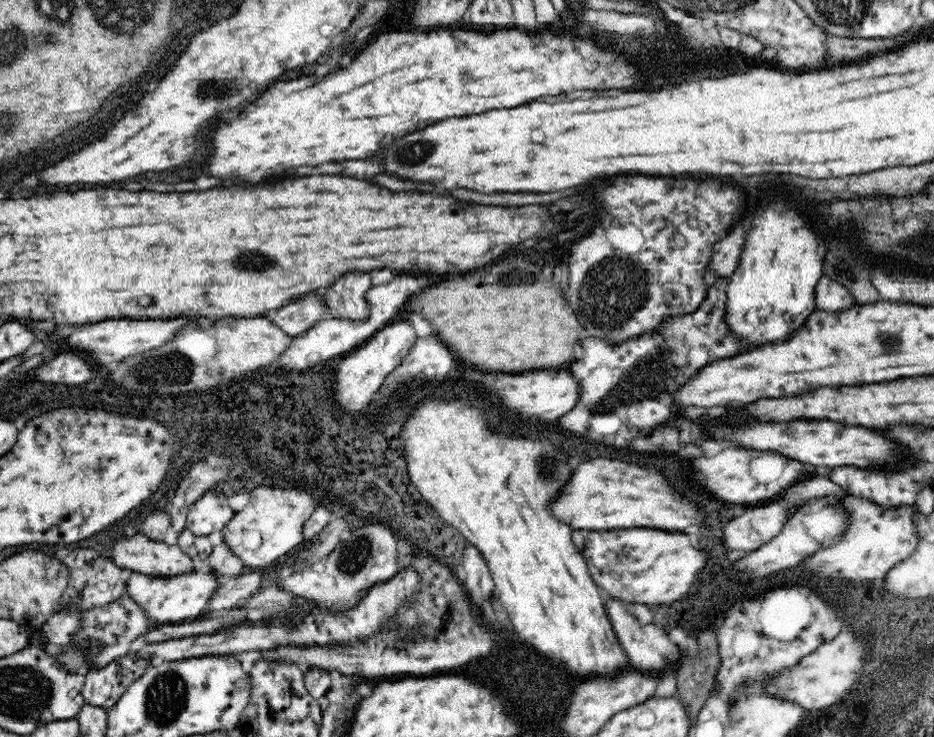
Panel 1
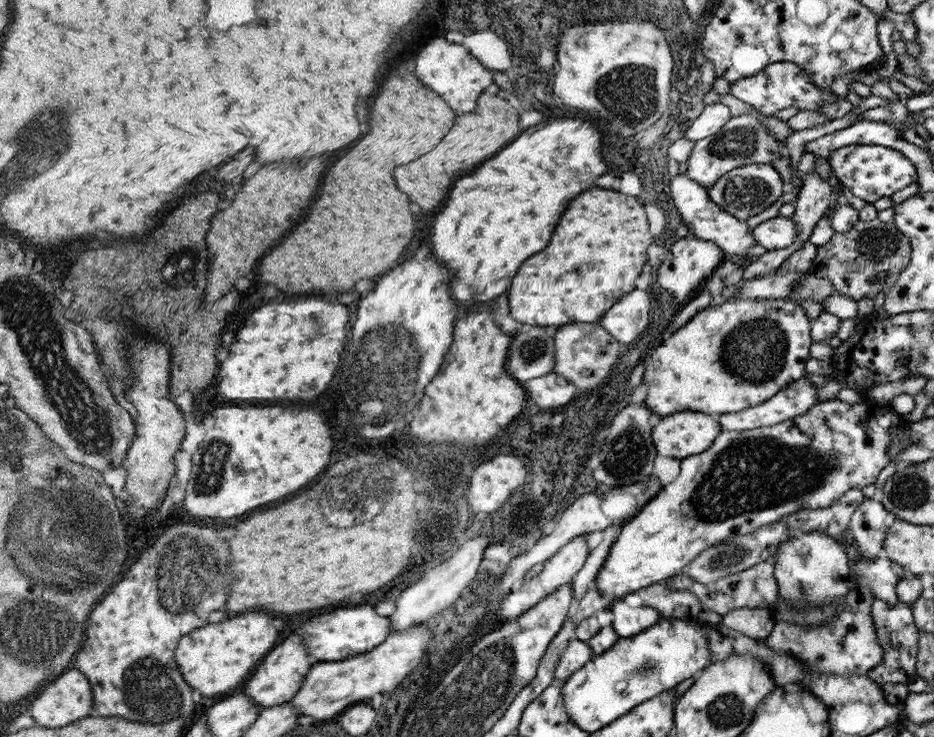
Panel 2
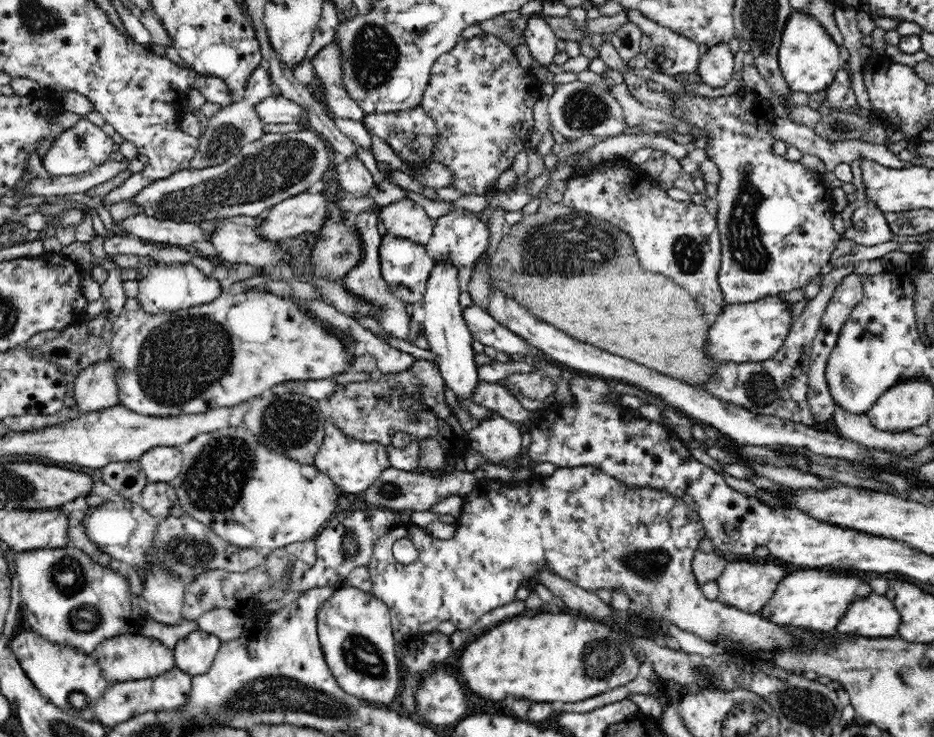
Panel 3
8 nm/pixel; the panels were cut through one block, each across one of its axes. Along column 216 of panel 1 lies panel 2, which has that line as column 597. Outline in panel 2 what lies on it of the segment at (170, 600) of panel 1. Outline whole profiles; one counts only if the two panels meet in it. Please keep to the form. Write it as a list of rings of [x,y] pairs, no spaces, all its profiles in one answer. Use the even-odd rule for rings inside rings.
[[[827,400],[827,402],[817,402],[809,412],[805,412],[803,416],[797,416],[793,420],[785,420],[785,422],[779,422],[779,424],[773,424],[771,428],[753,428],[753,430],[747,430],[747,432],[721,432],[721,436],[717,436],[717,440],[713,440],[713,448],[709,448],[709,452],[701,452],[697,456],[689,456],[685,460],[681,460],[679,464],[679,476],[665,484],[631,520],[627,520],[623,526],[621,526],[621,534],[619,538],[611,544],[611,550],[609,550],[609,556],[603,564],[603,568],[599,570],[593,586],[605,594],[605,596],[611,596],[613,602],[615,600],[623,600],[625,594],[633,594],[633,592],[639,592],[641,588],[649,588],[653,584],[661,584],[663,580],[669,580],[673,576],[677,576],[679,572],[683,572],[687,568],[687,564],[691,564],[701,552],[705,552],[707,548],[723,542],[723,540],[729,540],[729,538],[735,538],[737,534],[739,536],[745,536],[745,534],[751,534],[751,532],[757,532],[761,526],[765,524],[773,524],[773,522],[781,522],[785,516],[791,516],[795,512],[801,512],[801,510],[825,510],[829,508],[831,504],[835,504],[847,490],[851,488],[863,488],[863,486],[869,486],[869,484],[875,484],[879,472],[891,462],[889,460],[889,444],[895,440],[897,432],[903,430],[903,426],[907,426],[907,422],[891,410],[889,404],[879,404],[879,402],[859,402],[859,404],[847,404],[847,402],[841,402],[841,400]]]

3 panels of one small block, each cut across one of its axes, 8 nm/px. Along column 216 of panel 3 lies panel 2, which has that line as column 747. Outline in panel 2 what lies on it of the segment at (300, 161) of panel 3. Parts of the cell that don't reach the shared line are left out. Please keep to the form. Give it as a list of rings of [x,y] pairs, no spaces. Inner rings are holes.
[[[751,164],[751,166],[739,166],[737,170],[729,170],[727,174],[719,176],[719,180],[707,190],[707,194],[709,194],[709,200],[715,202],[727,214],[731,214],[739,220],[747,220],[755,214],[761,214],[765,208],[769,208],[773,202],[777,202],[777,198],[783,194],[783,190],[787,190],[787,188],[779,180],[779,174],[775,172],[773,166]]]

